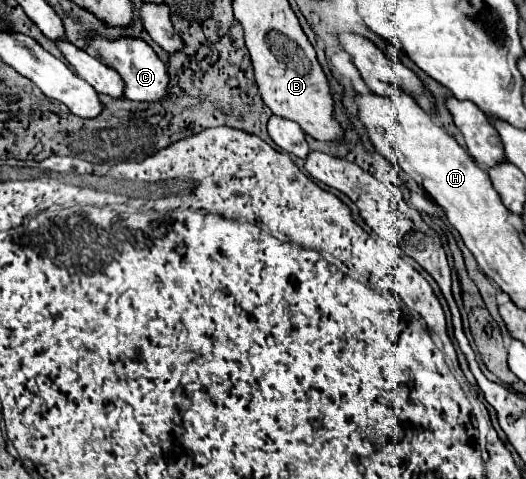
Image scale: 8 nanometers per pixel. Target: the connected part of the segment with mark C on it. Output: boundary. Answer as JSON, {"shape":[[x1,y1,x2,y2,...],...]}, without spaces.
{"shape":[[90,33,86,37,86,51,96,53,104,65,108,65,110,69,116,69,116,73,120,73,120,79,124,81,124,95,128,99,160,101,166,97,166,85,168,85,166,65,158,59,154,49,140,37,108,39,100,33]]}

